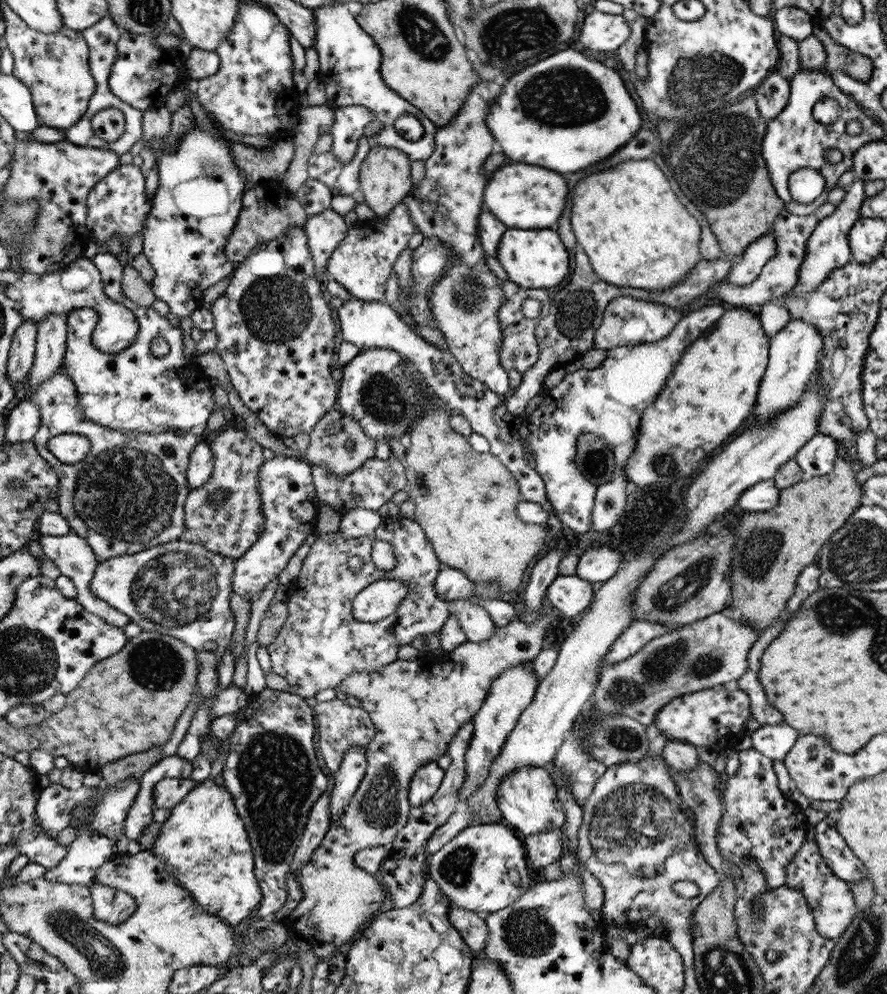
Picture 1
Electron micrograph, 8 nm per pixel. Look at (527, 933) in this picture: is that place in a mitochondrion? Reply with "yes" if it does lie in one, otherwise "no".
yes

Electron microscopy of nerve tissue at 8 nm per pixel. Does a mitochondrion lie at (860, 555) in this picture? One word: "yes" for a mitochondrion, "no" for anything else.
yes

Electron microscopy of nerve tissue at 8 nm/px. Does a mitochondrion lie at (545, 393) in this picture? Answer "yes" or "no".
no

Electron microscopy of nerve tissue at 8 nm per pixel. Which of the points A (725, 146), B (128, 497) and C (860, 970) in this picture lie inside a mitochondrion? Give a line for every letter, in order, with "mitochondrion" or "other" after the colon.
A: mitochondrion
B: mitochondrion
C: mitochondrion

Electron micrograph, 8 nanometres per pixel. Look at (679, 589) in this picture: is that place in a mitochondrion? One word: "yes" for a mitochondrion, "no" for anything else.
yes

